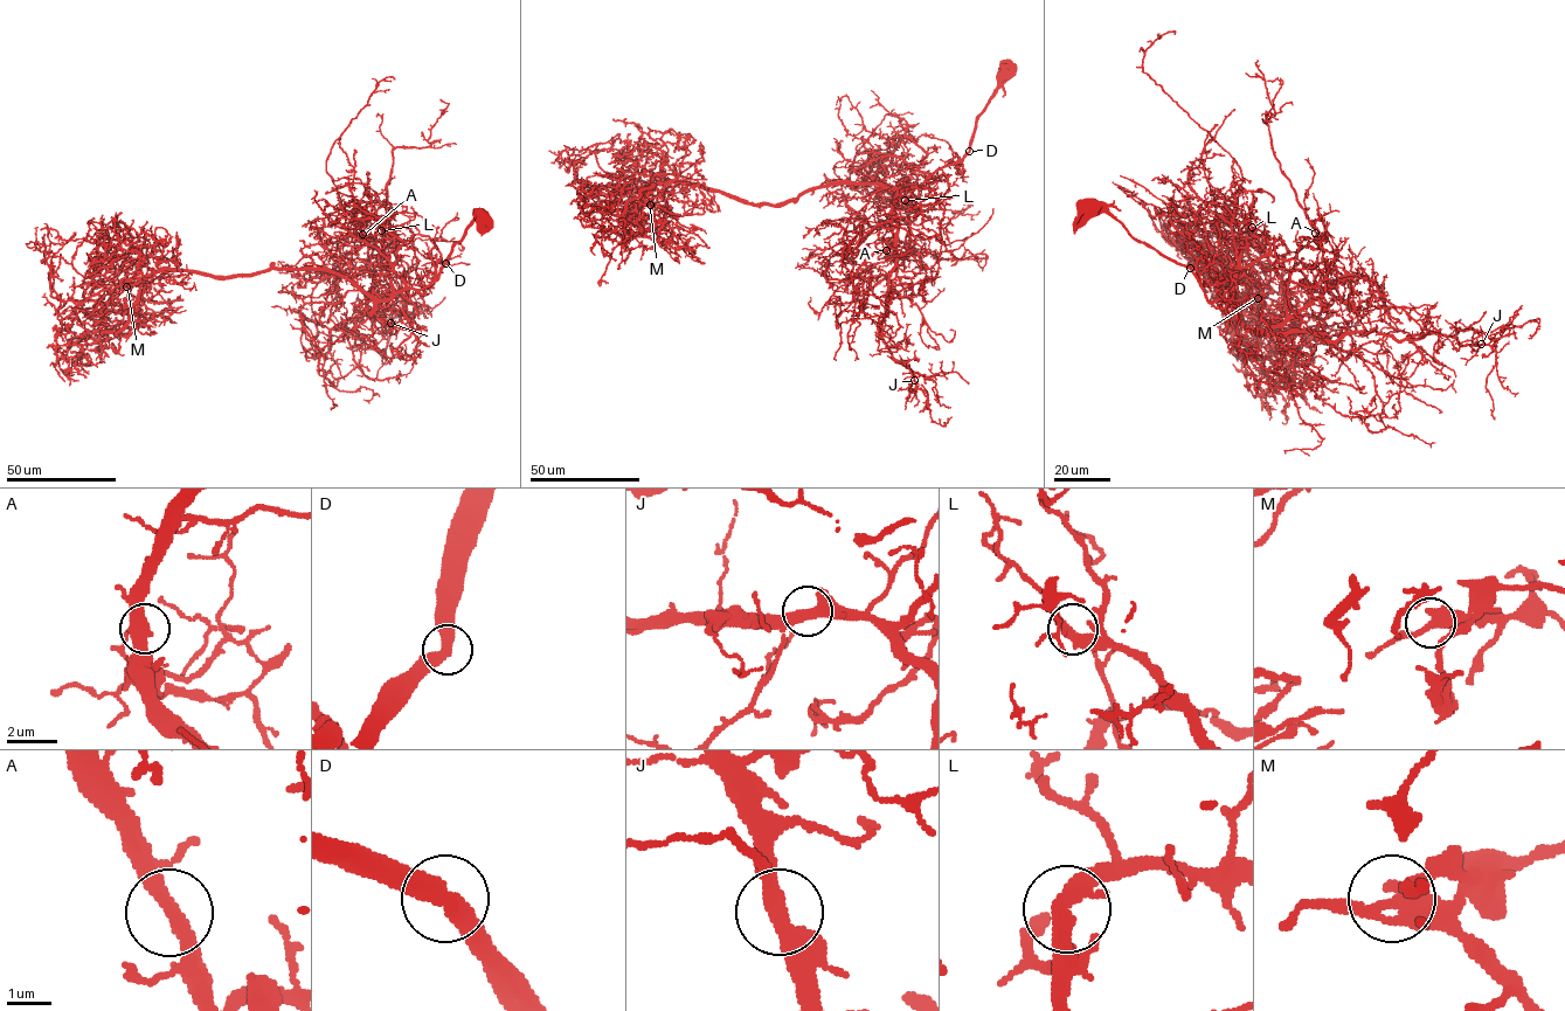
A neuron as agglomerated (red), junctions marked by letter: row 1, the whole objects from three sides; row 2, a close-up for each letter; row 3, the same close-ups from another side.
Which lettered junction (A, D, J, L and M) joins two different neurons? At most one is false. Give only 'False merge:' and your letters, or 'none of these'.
False merge: none of these

